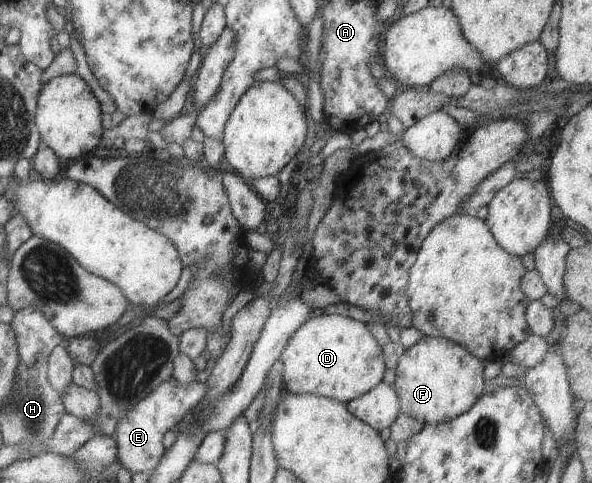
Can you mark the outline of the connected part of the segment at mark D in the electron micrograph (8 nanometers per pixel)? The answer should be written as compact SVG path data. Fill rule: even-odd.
M321 313L305 320L292 333L279 356L283 364L284 391L347 403L374 388L383 380L386 368L381 346L368 330L365 323L342 315Z

